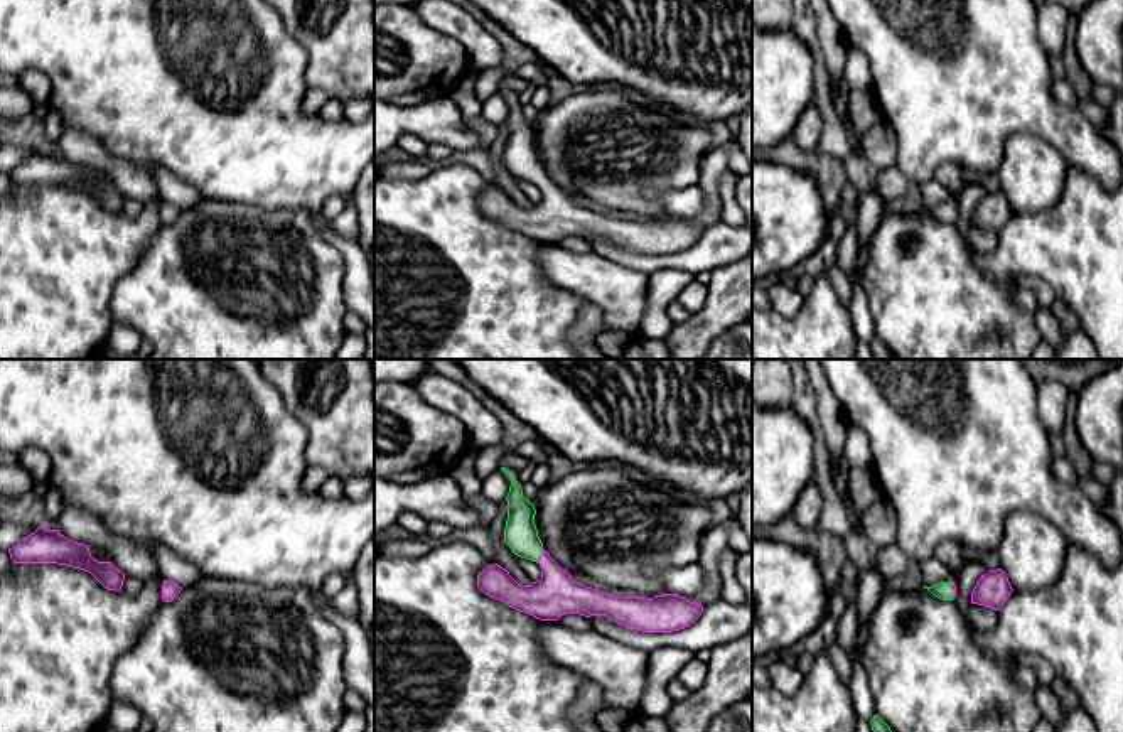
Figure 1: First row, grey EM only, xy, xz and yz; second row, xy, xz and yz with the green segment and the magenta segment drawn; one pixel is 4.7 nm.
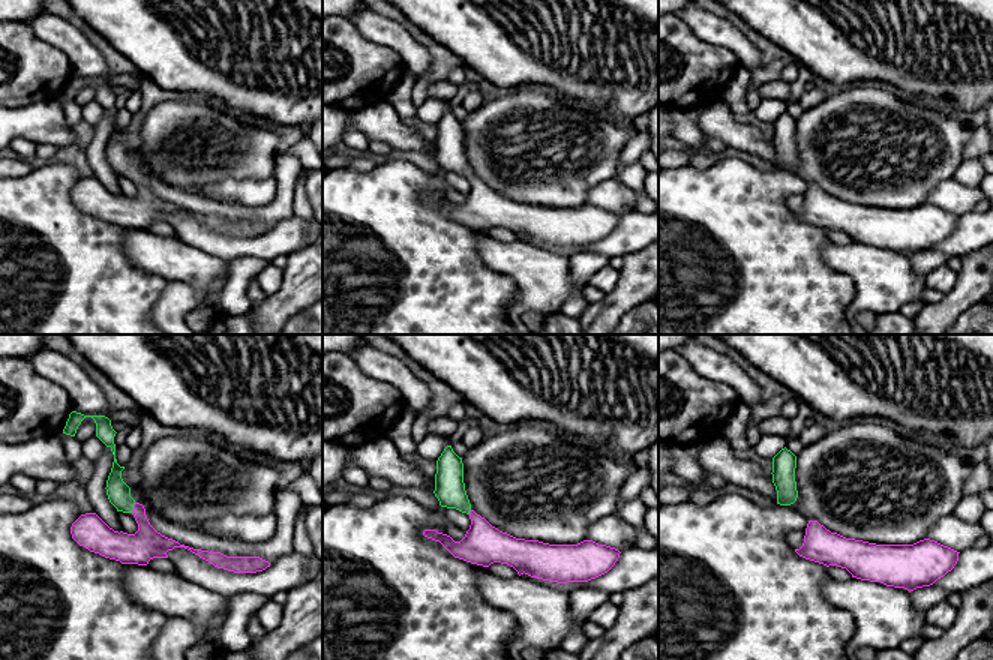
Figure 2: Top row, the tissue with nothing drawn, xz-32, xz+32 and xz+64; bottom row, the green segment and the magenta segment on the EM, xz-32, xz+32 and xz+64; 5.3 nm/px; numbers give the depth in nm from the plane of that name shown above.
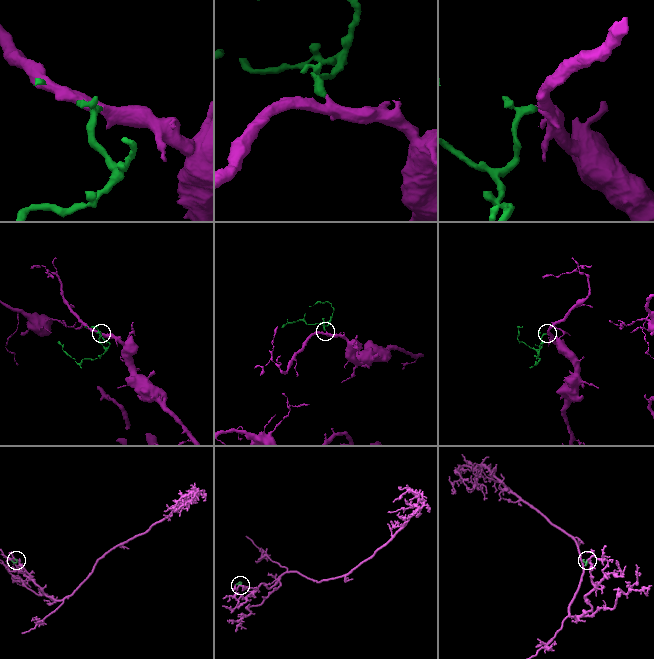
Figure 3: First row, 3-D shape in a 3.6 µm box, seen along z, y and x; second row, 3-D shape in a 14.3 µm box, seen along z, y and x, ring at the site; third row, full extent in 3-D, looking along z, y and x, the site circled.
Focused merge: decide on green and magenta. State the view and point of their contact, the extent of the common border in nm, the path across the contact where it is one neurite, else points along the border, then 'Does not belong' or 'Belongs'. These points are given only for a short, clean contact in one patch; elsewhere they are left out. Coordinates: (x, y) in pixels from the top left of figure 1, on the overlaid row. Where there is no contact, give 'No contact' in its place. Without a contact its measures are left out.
Touches green at xz (540, 555). Shared border 70 nm. Path across: xz (520, 535), (540, 555), (555, 581), (555, 594). Belongs

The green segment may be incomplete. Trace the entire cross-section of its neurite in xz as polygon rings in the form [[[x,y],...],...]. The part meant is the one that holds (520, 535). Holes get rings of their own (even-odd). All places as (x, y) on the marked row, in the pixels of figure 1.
[[[514,477],[506,501],[504,543],[514,555],[536,562],[541,579],[531,585],[521,585],[501,565],[487,565],[477,575],[477,587],[486,595],[540,621],[558,621],[565,614],[607,616],[621,626],[642,632],[680,631],[701,616],[700,604],[678,594],[661,594],[653,599],[621,597],[575,582],[543,550],[535,525],[535,504],[523,496],[521,484]]]

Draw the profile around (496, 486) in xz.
[[[502,471],[492,472],[487,479],[482,481],[482,496],[501,503],[506,499],[511,486],[511,476],[506,476]]]

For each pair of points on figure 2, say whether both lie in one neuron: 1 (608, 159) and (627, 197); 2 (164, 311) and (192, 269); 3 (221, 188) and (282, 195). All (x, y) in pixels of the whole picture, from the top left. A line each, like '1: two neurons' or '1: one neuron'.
1: two neurons
2: two neurons
3: two neurons

